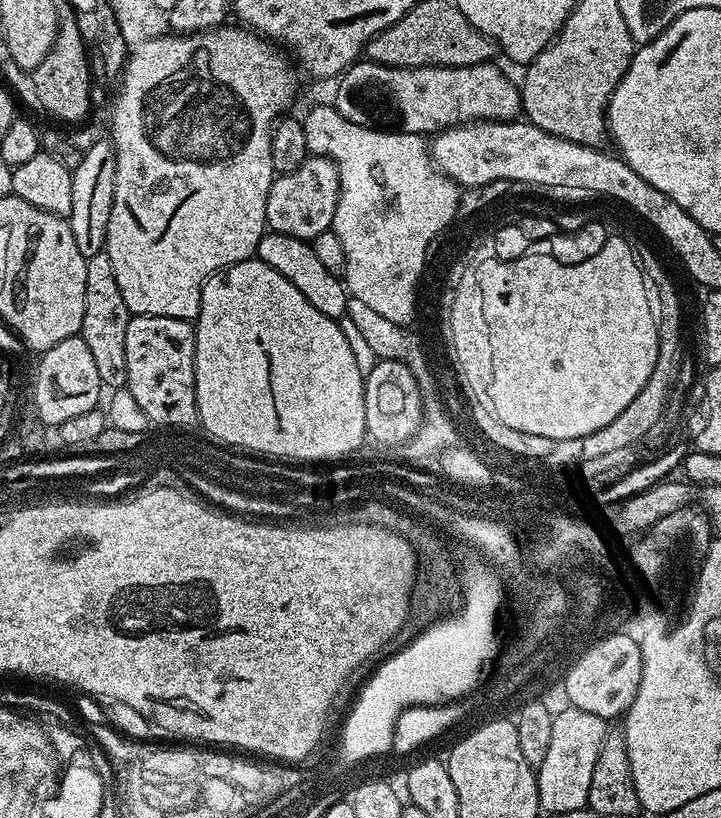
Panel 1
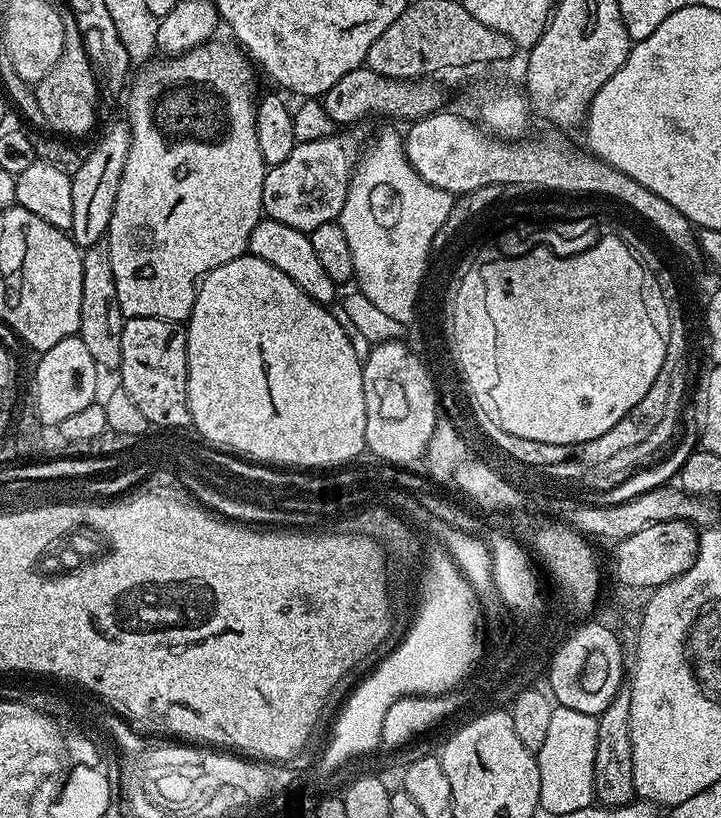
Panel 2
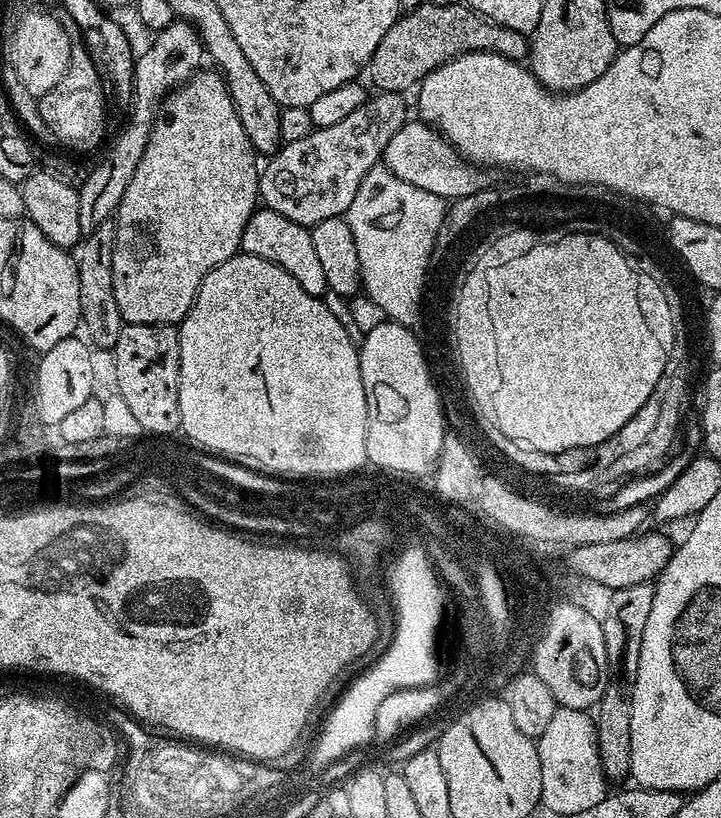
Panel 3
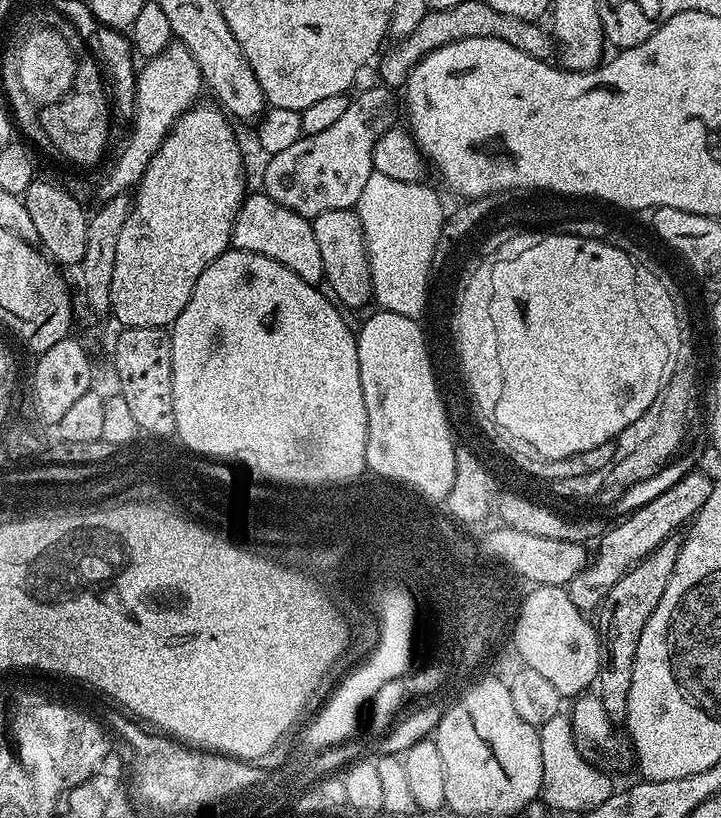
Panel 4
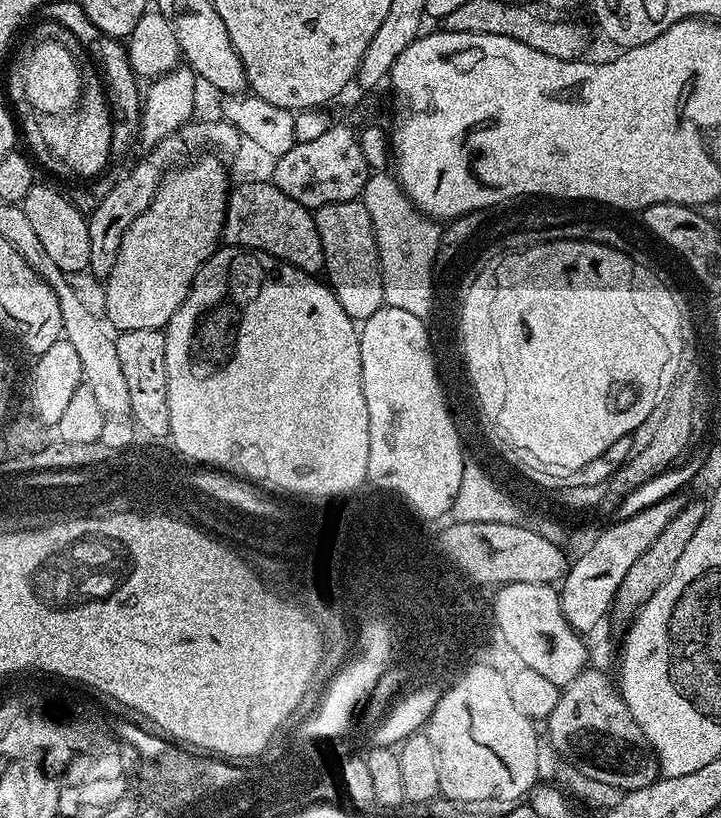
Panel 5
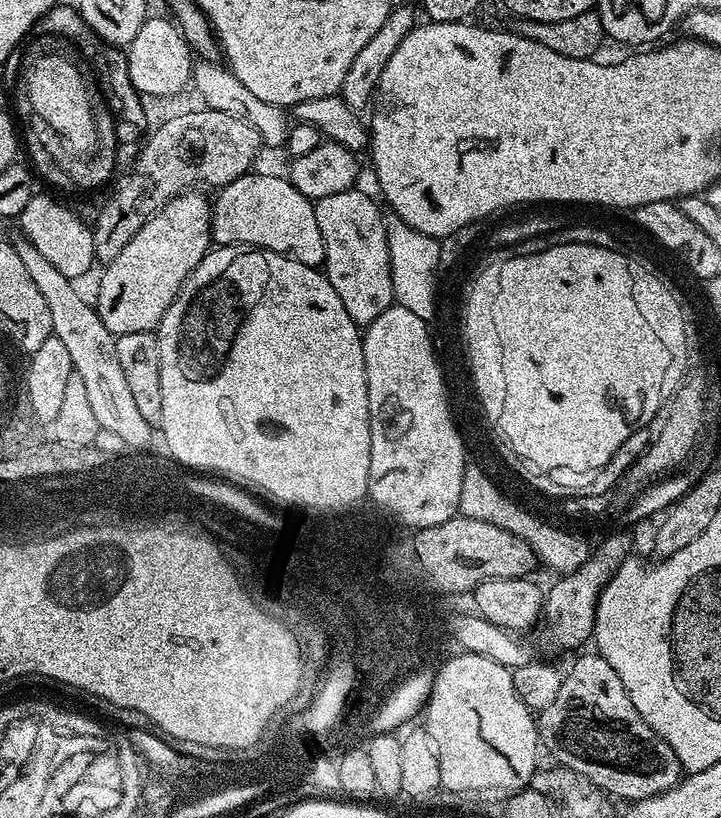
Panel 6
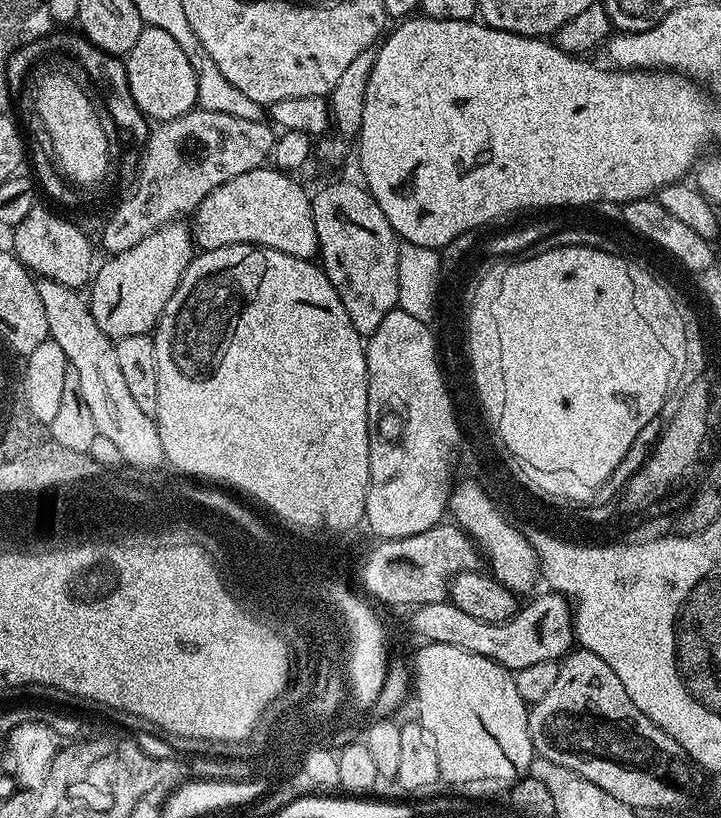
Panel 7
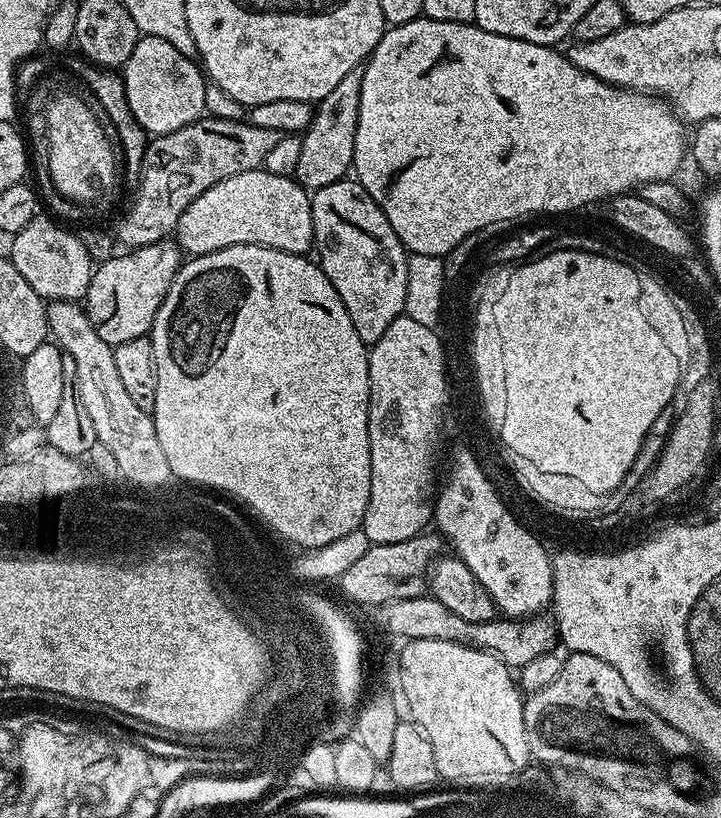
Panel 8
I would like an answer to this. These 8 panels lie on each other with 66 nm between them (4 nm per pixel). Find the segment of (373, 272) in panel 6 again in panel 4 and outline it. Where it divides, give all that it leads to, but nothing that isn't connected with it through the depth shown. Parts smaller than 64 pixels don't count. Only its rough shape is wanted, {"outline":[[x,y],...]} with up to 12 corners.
{"outline":[[351,208],[311,217],[323,281],[345,309],[373,299]]}

